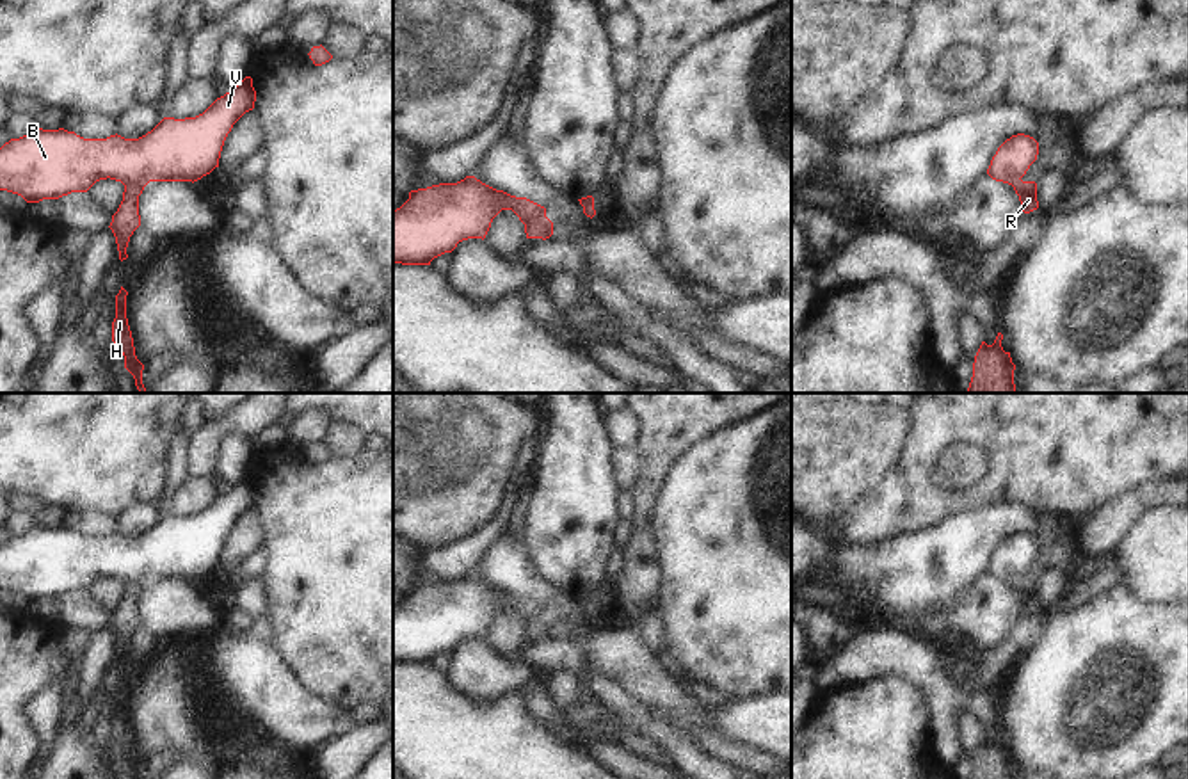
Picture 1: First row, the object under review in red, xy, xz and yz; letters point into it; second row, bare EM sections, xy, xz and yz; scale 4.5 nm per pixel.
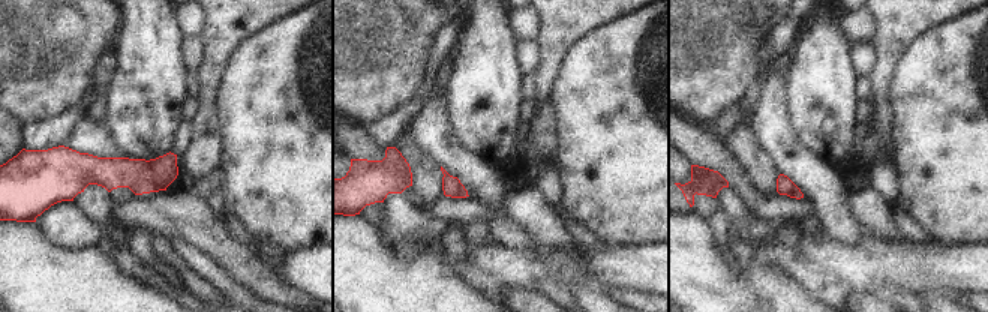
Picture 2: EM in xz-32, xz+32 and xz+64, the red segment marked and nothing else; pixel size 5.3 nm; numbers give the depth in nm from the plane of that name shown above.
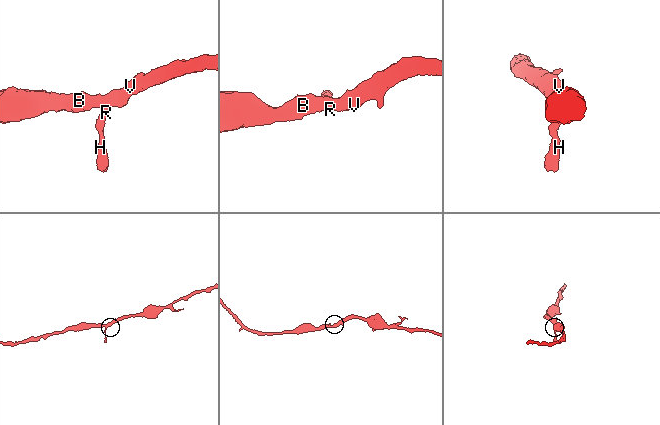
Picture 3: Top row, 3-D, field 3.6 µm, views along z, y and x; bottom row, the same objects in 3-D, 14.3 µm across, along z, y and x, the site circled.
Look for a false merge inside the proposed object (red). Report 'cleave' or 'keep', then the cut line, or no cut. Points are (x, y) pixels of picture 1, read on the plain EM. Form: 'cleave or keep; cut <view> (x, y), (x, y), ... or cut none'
cleave; cut xz (525, 625), (545, 616), (552, 626)

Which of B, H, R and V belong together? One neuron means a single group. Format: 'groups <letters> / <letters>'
groups B V / H R

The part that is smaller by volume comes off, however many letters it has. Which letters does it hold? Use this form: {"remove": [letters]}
{"remove": ["H", "R"]}

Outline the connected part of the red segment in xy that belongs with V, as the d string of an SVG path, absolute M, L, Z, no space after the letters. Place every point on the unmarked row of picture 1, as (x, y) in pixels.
M245 475L235 487L217 496L196 516L164 516L151 530L139 537L110 534L84 537L64 526L37 526L0 546L0 589L21 594L27 601L59 598L71 590L87 590L100 578L116 578L124 585L140 580L197 580L219 566L221 550L233 523L254 507L256 489Z

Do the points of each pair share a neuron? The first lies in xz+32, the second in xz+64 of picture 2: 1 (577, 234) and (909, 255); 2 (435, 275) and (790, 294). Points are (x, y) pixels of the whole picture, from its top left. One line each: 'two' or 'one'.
1: two
2: one

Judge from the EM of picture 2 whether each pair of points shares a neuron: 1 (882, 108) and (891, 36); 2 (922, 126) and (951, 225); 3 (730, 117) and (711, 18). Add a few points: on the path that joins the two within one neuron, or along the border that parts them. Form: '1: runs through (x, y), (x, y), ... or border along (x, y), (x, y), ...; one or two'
1: runs through (882, 90), (882, 74), (888, 54); one
2: runs through (946, 150), (951, 155), (951, 201); one
3: border along (753, 86), (730, 110), (703, 125); two

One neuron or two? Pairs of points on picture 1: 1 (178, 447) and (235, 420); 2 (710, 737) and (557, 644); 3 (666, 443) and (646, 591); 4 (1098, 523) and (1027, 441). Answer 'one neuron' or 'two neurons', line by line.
1: two neurons
2: one neuron
3: one neuron
4: two neurons

